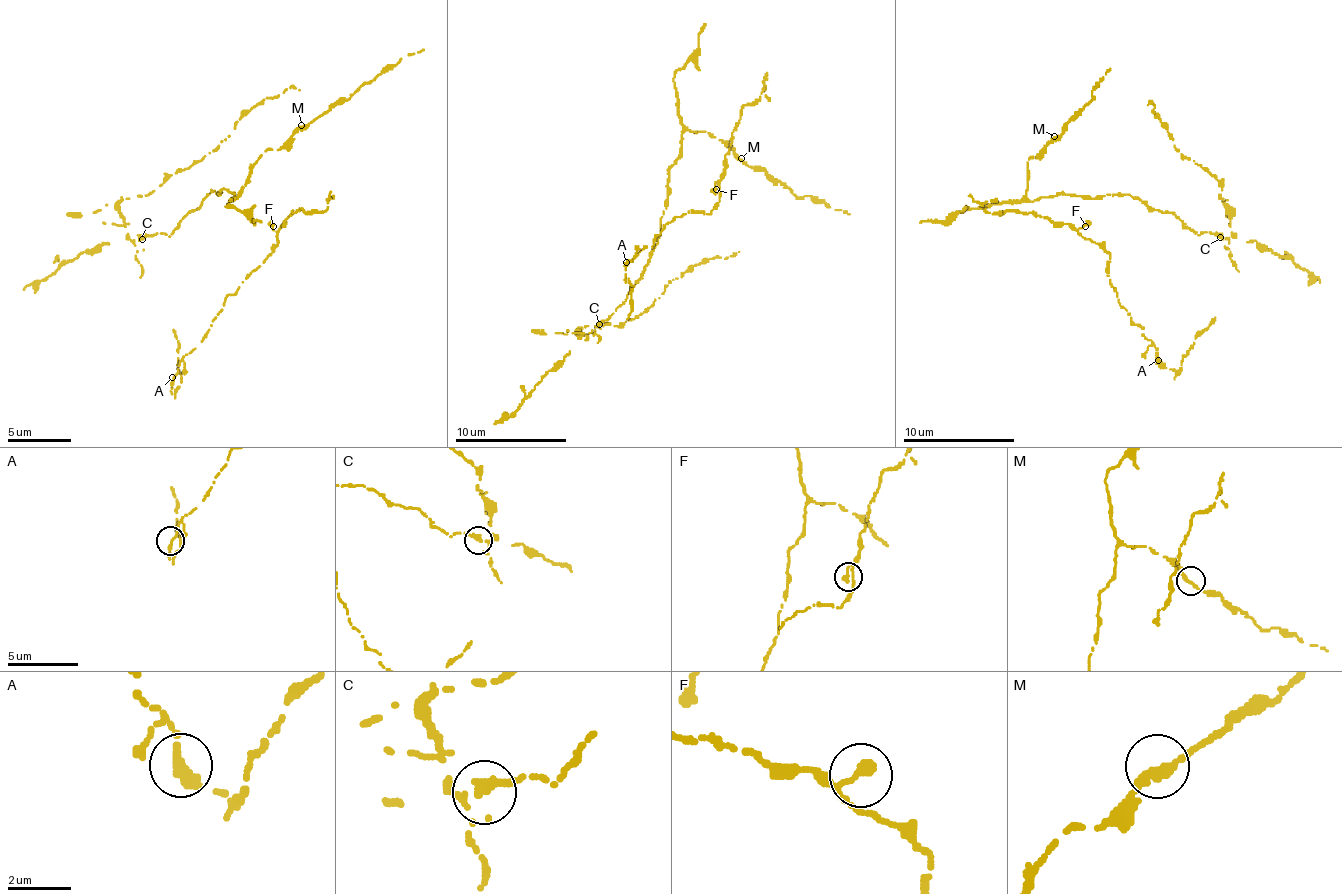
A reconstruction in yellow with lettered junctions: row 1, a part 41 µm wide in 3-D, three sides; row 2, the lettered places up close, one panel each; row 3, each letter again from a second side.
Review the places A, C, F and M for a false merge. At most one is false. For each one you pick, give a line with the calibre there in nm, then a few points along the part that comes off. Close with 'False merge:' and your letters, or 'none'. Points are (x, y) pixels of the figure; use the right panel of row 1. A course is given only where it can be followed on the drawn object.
C: calibre 380 nm; course (1220, 237), (1231, 237), (1222, 186), (1194, 161), (1183, 156), (1152, 111), (1155, 105), (1147, 105)
False merge: C

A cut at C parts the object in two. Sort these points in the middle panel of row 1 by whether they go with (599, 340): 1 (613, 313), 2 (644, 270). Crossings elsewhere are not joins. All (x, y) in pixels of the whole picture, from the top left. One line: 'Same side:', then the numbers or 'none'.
Same side: none

